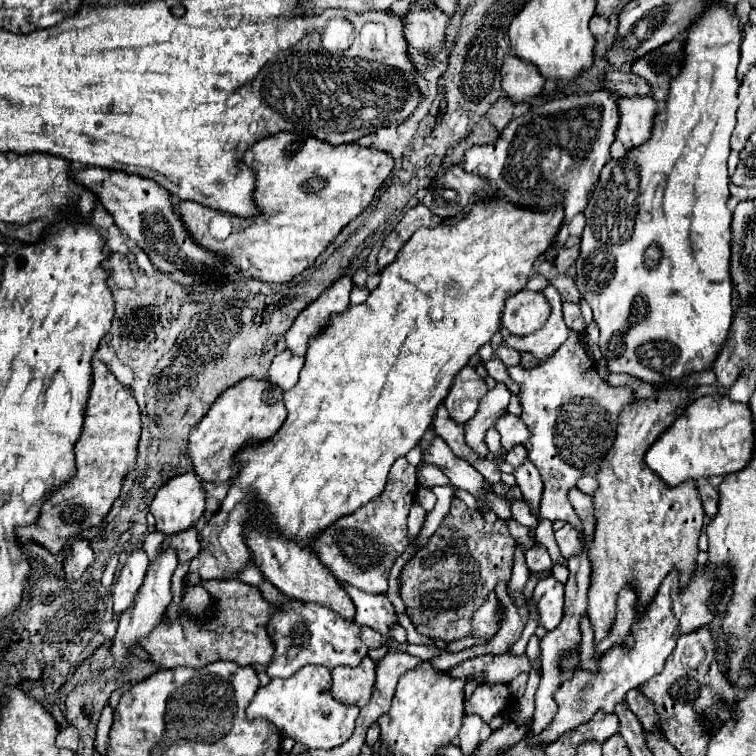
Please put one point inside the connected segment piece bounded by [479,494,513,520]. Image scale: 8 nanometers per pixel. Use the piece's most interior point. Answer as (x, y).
(502, 508)

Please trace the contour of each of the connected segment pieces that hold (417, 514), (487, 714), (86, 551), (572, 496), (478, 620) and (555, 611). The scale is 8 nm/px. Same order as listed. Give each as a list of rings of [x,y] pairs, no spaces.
[[[415,500],[411,504],[411,512],[409,512],[409,538],[415,538],[415,534],[419,532],[421,524],[425,520],[425,510],[421,508],[421,504]]]
[[[497,684],[493,688],[477,688],[469,702],[465,702],[465,714],[477,714],[489,724],[493,716],[509,708],[507,702],[511,702],[511,690],[507,684]]]
[[[77,540],[77,542],[73,544],[71,556],[65,558],[65,566],[63,566],[63,570],[65,570],[65,580],[67,580],[67,582],[79,580],[79,578],[85,574],[85,570],[93,564],[93,560],[95,560],[95,556],[93,556],[93,550],[89,548],[89,542]]]
[[[573,488],[569,490],[569,502],[573,504],[575,512],[579,514],[581,522],[583,522],[583,530],[585,530],[585,536],[589,540],[593,540],[593,532],[595,532],[595,524],[597,524],[597,518],[595,518],[595,504],[593,504],[593,498],[583,494],[581,490]]]
[[[491,594],[487,602],[479,608],[479,612],[473,614],[473,626],[475,632],[473,636],[483,636],[483,638],[493,638],[495,632],[499,630],[499,618],[497,618],[497,596]]]
[[[553,574],[541,578],[533,590],[533,600],[539,608],[539,626],[557,628],[563,618],[563,584]]]

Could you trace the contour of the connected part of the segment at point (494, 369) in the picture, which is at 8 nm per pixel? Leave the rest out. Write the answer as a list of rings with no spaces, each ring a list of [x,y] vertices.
[[[493,356],[487,364],[485,364],[487,372],[491,378],[495,378],[497,382],[509,382],[509,376],[505,372],[505,364],[499,360],[499,356]]]

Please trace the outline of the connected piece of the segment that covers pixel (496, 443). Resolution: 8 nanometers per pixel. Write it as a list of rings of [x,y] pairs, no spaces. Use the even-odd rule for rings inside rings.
[[[489,428],[487,434],[485,434],[485,444],[489,448],[489,454],[495,456],[495,462],[497,464],[503,464],[505,462],[505,456],[507,456],[507,450],[501,446],[501,438],[499,438],[499,432],[495,428]]]

